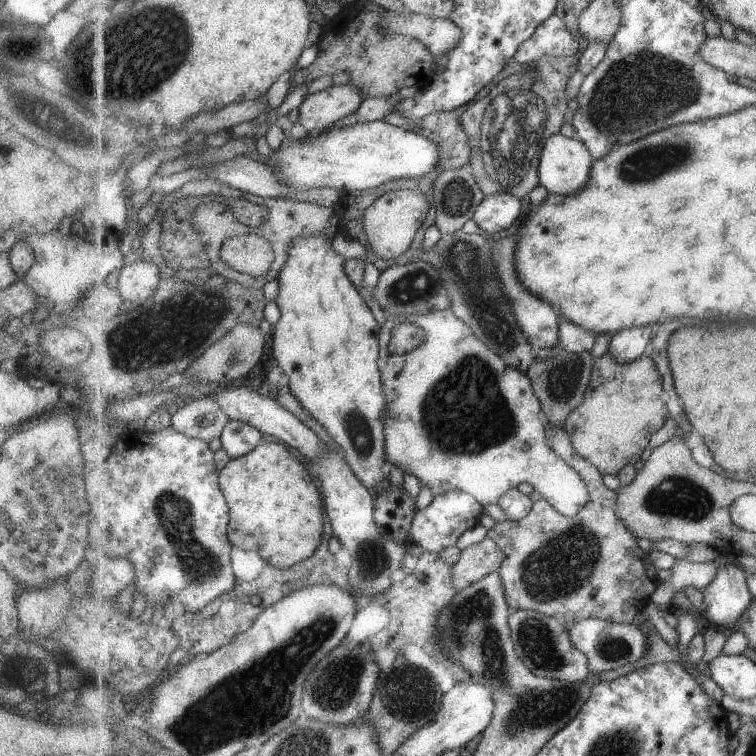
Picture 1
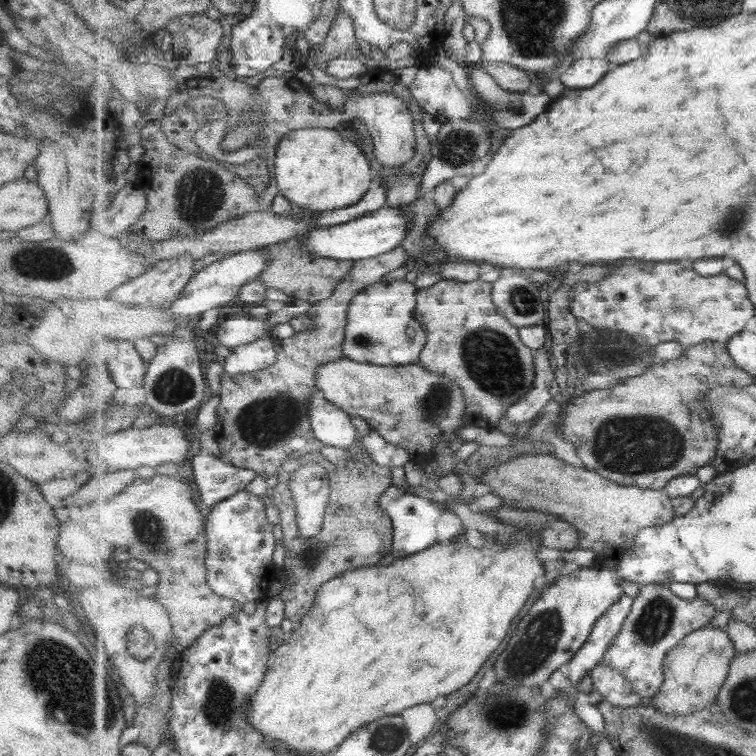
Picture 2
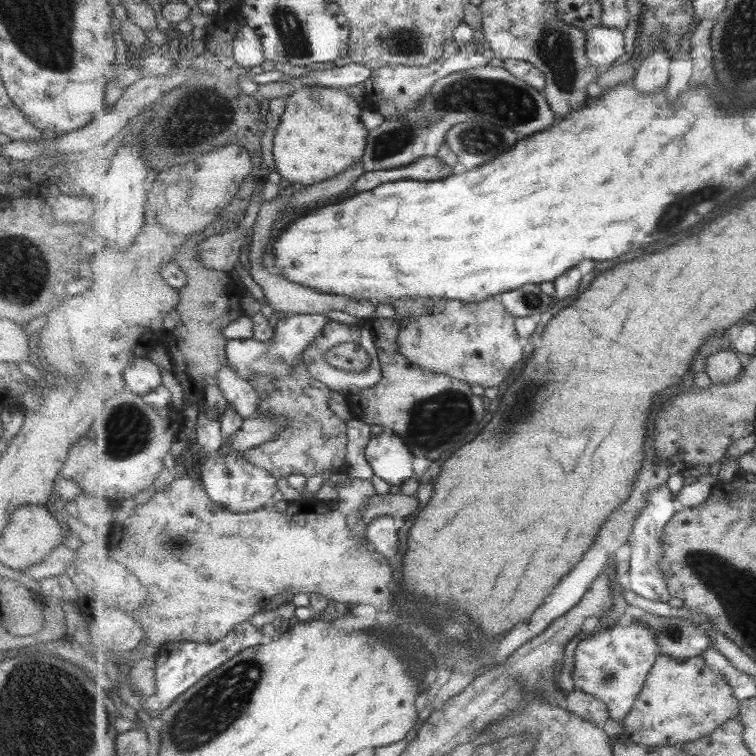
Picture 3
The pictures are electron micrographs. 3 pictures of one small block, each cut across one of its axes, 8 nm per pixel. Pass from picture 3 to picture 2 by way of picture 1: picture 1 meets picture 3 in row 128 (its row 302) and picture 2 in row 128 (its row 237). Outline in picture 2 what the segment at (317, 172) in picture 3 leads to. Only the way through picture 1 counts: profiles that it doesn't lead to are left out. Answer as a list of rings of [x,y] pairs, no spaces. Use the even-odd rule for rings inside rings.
[[[299,128],[281,138],[277,146],[276,181],[284,198],[295,207],[313,213],[348,208],[358,204],[370,191],[374,171],[357,142],[349,141],[337,131],[329,128]]]

